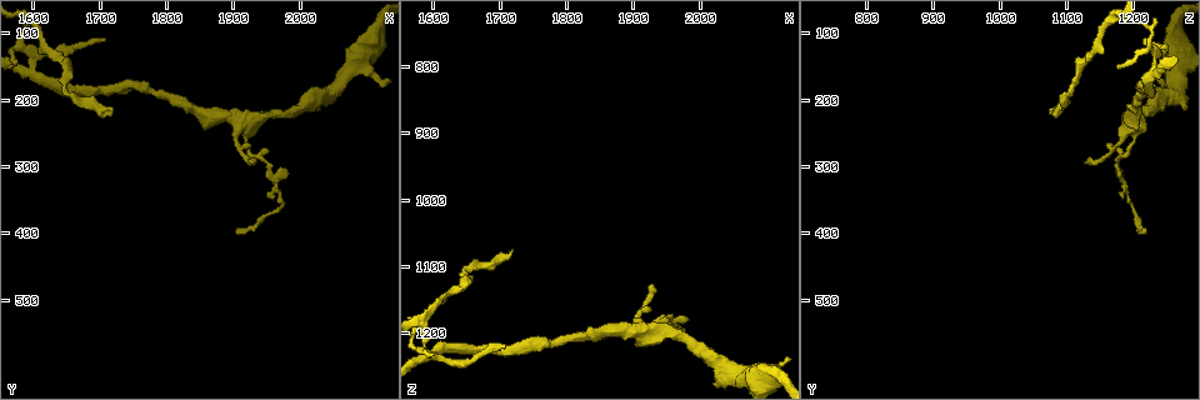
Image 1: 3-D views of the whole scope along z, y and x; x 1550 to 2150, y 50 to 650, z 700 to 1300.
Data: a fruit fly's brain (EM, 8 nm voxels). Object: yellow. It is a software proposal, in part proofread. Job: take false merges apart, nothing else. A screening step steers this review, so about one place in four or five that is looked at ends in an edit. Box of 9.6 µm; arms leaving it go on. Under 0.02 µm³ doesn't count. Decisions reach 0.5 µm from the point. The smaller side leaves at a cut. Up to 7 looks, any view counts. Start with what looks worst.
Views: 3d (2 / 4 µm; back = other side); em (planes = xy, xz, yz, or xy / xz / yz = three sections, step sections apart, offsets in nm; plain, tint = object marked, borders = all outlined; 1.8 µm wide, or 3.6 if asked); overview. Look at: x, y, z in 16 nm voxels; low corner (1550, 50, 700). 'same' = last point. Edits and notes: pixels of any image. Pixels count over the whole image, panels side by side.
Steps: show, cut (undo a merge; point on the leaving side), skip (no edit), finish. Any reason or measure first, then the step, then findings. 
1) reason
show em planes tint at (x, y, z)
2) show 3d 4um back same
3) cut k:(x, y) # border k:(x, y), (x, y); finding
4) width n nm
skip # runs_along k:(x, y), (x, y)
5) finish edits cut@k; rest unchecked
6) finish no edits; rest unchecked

looks like a crossing
show 3d 4um at (1600, 135, 1230)

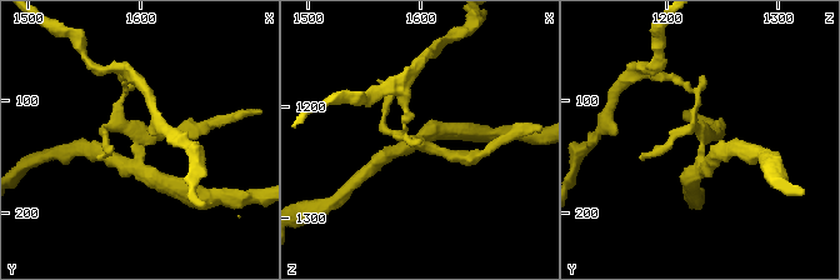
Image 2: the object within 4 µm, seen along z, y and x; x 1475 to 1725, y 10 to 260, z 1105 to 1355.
show em planes tint at (1600, 132, 1230)

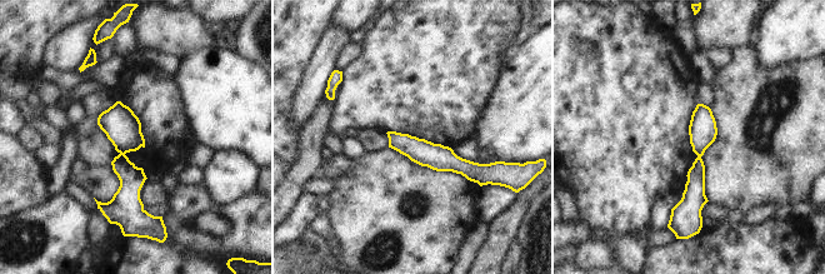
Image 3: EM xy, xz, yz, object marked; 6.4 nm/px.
width 160 nm
cut 3:(123, 128) # part_leaving 3:(390, 134), (476, 178); two neurons meet here

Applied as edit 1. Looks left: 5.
see it whole again
show overview

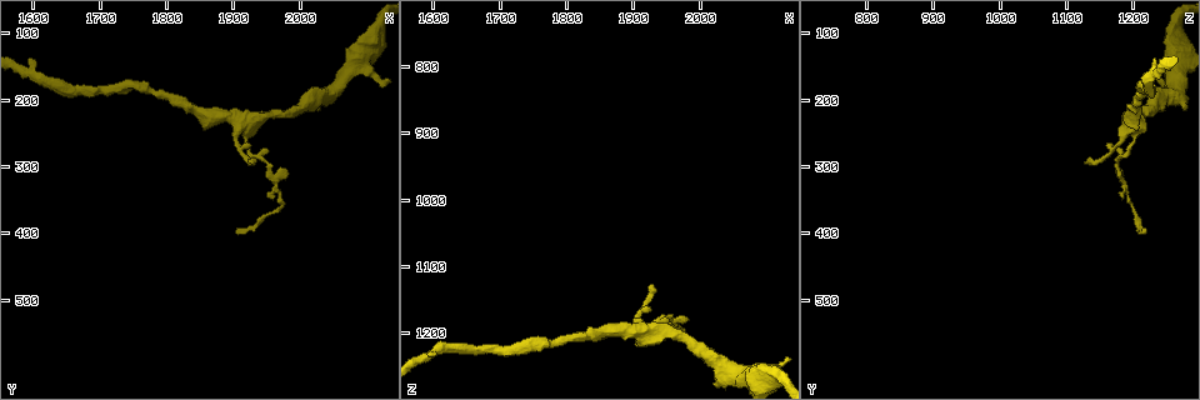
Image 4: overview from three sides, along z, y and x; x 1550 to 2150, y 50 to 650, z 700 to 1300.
thick turns thin
show 3d 4um at (1925, 235, 1195)

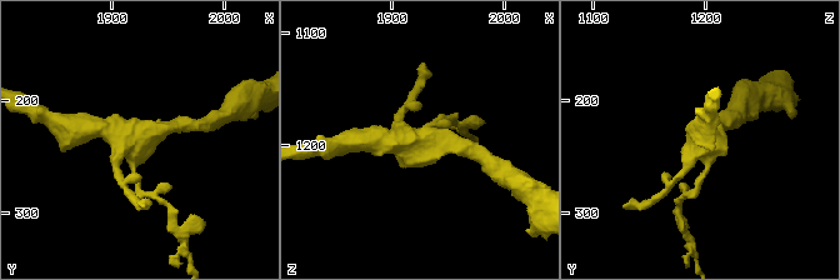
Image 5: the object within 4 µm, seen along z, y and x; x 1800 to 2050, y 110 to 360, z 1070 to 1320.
show em planes tint at (1928, 232, 1198)

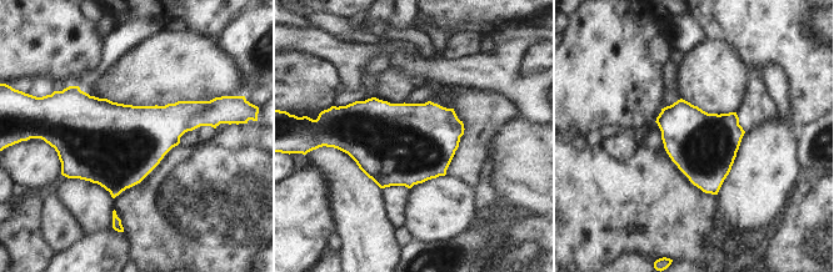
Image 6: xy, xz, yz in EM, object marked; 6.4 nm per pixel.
skip # all the same neuron

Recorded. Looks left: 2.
finish edits cut@3; rest unchecked

